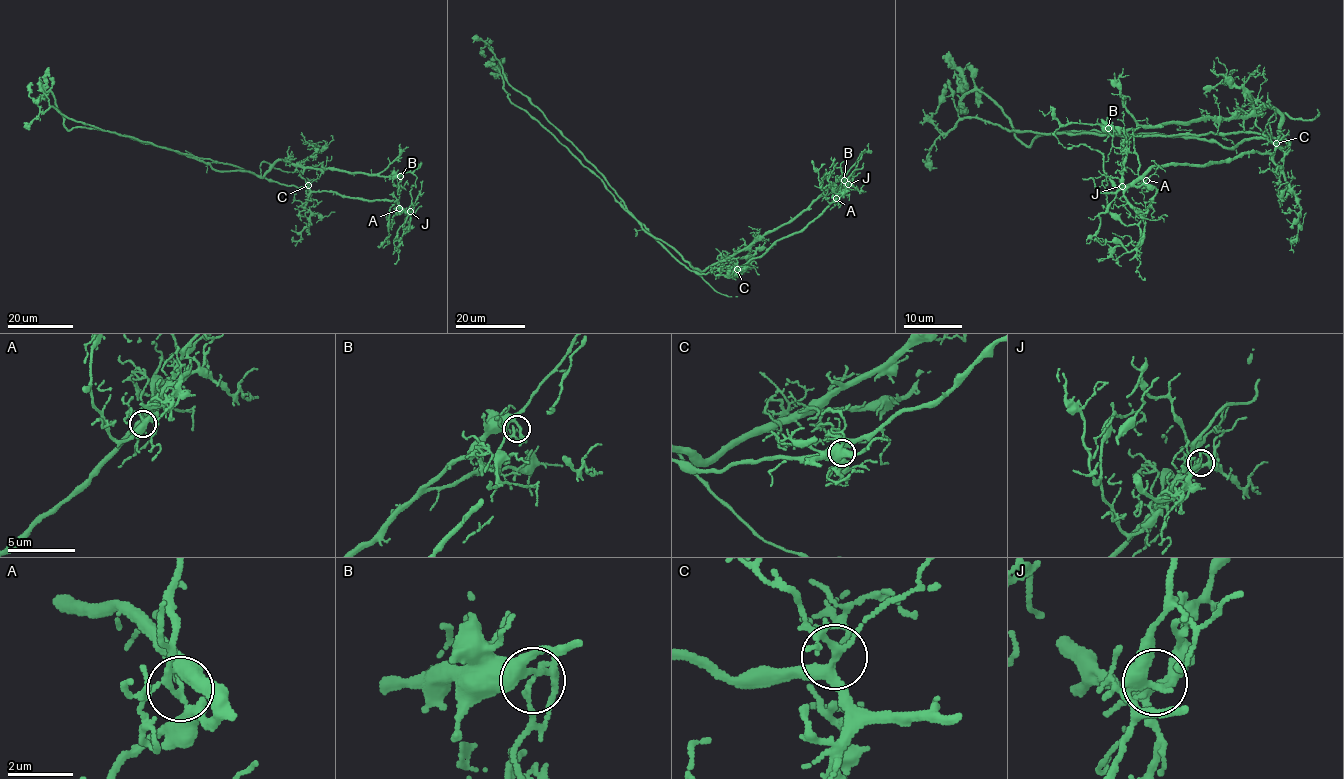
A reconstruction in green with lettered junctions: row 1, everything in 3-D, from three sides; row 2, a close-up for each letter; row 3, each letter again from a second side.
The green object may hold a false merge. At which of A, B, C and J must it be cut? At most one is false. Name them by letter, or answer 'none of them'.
B

